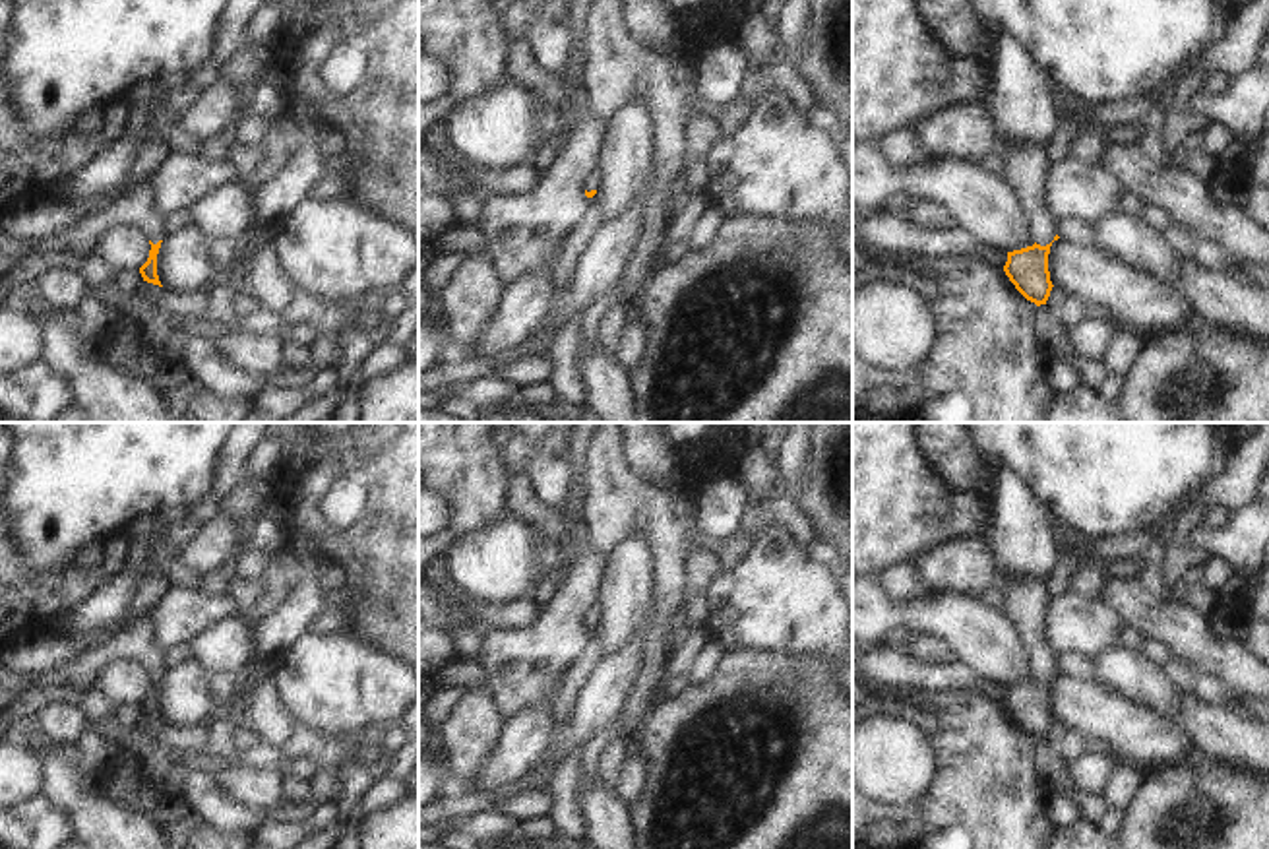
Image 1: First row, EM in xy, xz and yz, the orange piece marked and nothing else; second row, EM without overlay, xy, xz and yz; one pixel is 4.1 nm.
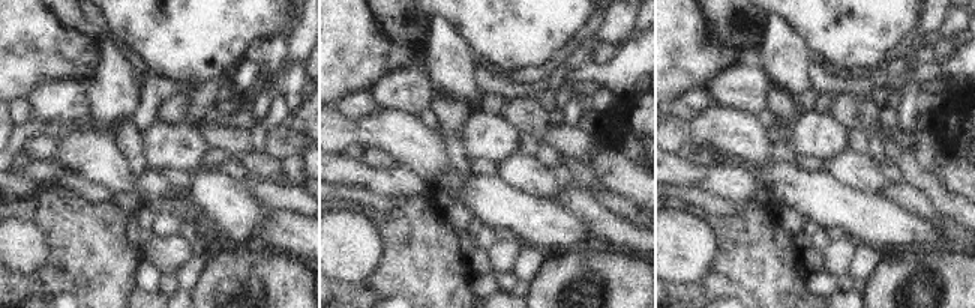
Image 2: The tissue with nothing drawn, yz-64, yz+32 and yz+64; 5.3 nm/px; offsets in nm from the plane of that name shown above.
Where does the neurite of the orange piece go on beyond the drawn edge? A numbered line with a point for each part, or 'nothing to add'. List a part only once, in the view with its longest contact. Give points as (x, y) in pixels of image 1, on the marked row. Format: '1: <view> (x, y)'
1: yz (1025, 165)

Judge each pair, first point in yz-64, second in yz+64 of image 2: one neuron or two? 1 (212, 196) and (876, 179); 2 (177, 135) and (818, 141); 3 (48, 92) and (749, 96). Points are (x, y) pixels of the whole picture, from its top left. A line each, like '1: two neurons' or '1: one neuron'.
1: one neuron
2: one neuron
3: one neuron

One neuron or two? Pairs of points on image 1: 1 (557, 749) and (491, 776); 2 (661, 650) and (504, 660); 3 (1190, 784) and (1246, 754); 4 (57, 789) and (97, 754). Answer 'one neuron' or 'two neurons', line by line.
1: two neurons
2: two neurons
3: two neurons
4: two neurons

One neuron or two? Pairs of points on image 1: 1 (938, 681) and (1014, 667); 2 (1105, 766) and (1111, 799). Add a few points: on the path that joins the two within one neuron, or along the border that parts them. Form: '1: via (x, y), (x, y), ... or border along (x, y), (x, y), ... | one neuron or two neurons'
1: border along (956, 660), (965, 663), (983, 681) | two neurons
2: border along (1118, 760), (1095, 807) | two neurons

